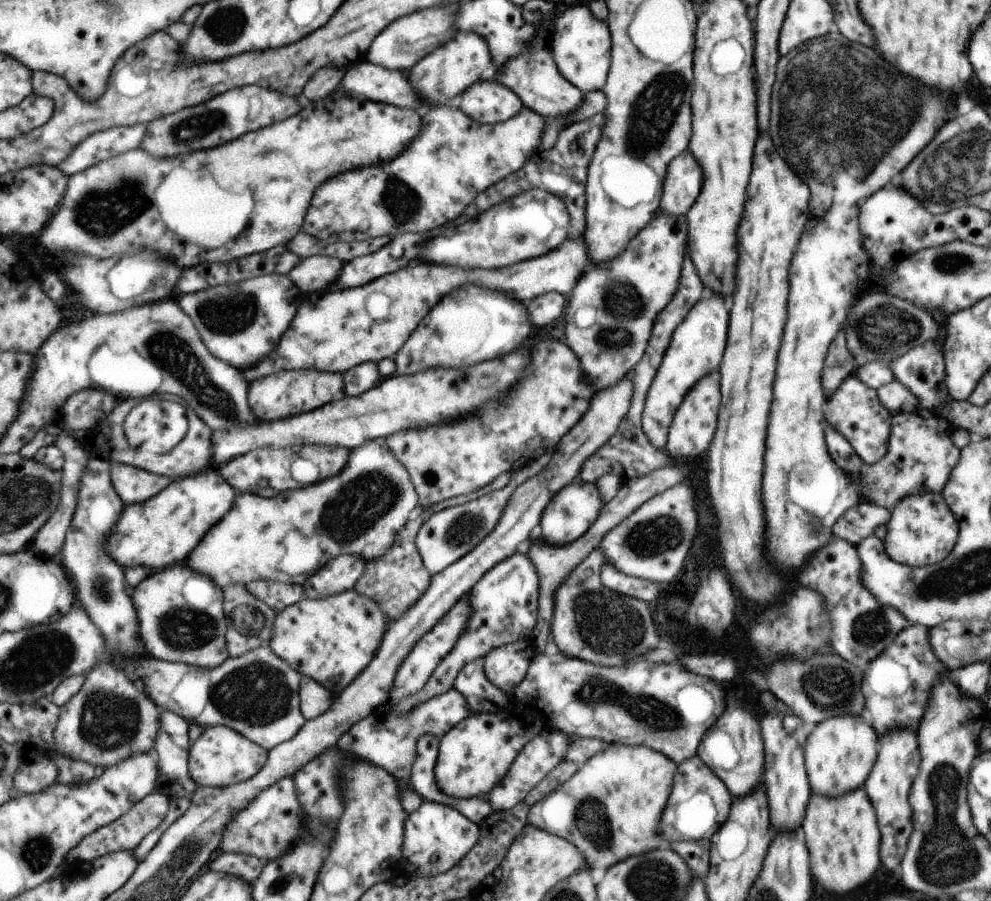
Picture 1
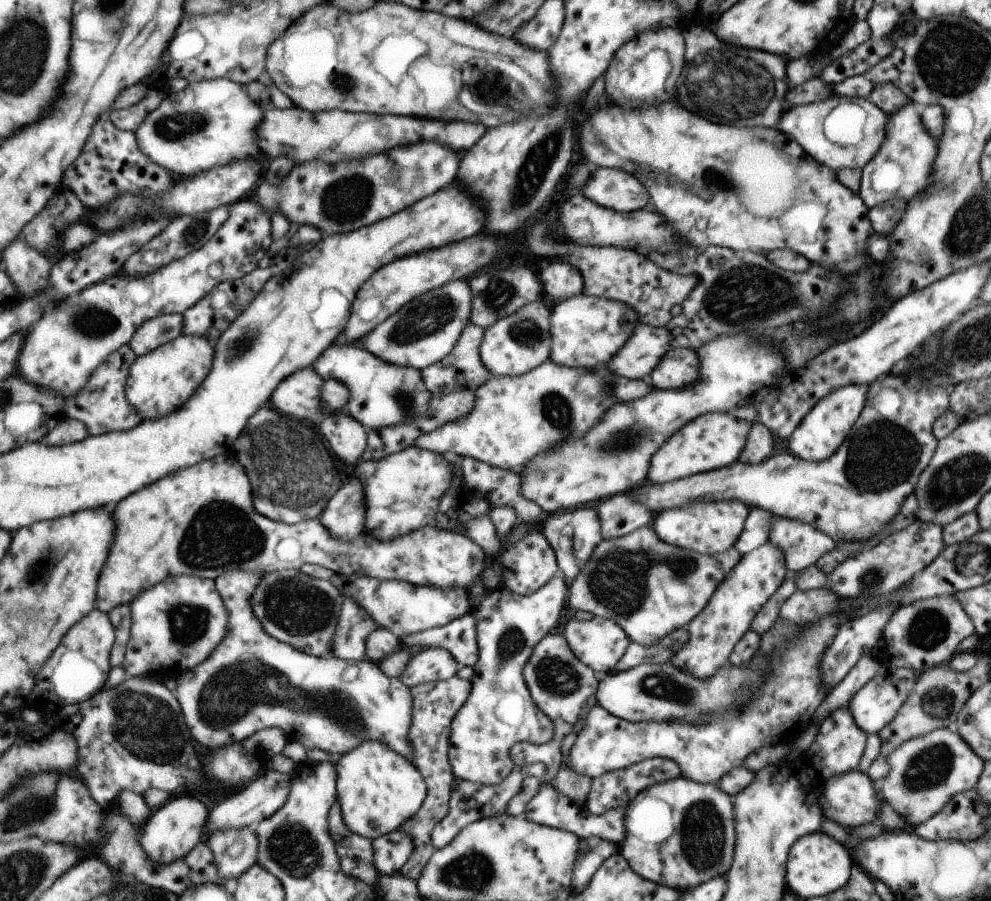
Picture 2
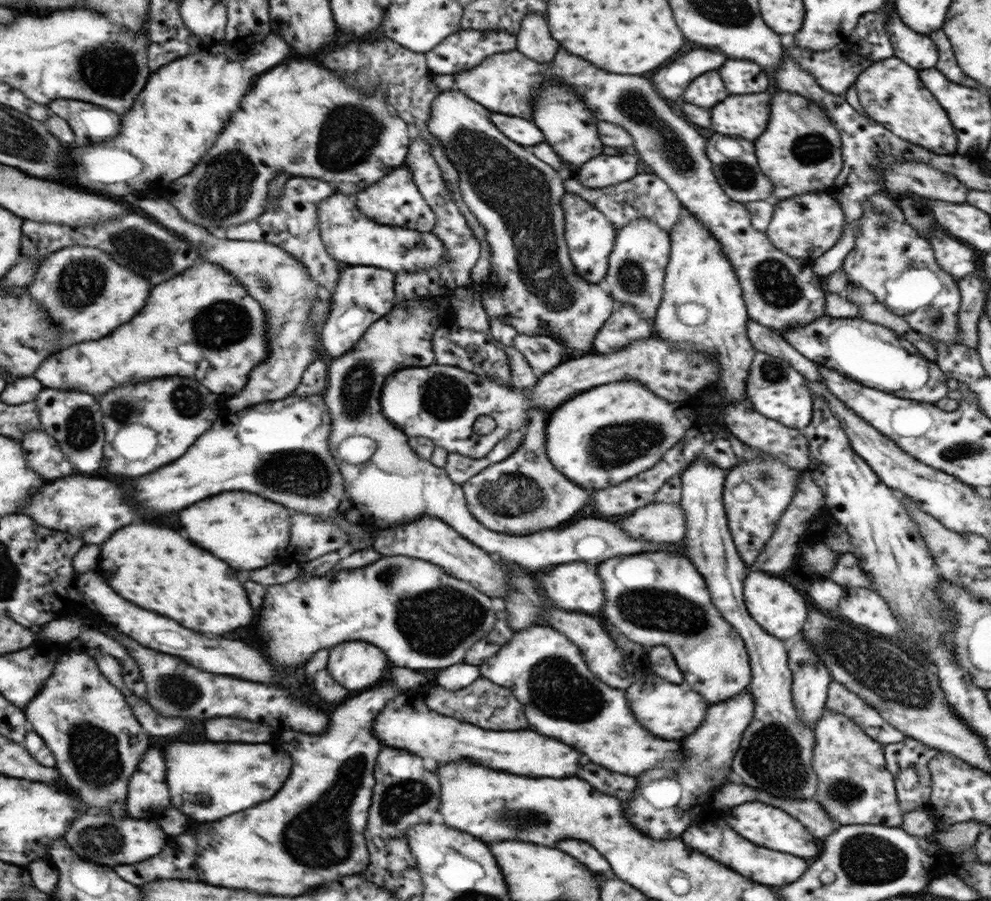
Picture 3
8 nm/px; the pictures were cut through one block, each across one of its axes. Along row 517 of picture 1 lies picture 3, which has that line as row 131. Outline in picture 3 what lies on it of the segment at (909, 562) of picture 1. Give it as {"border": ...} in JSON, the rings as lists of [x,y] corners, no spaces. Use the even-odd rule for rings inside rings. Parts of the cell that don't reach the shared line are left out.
{"border":[[[894,56],[872,61],[865,71],[858,74],[853,87],[857,91],[858,104],[865,115],[895,136],[935,154],[956,154],[958,142],[947,114],[930,89],[922,83],[917,69]]]}

